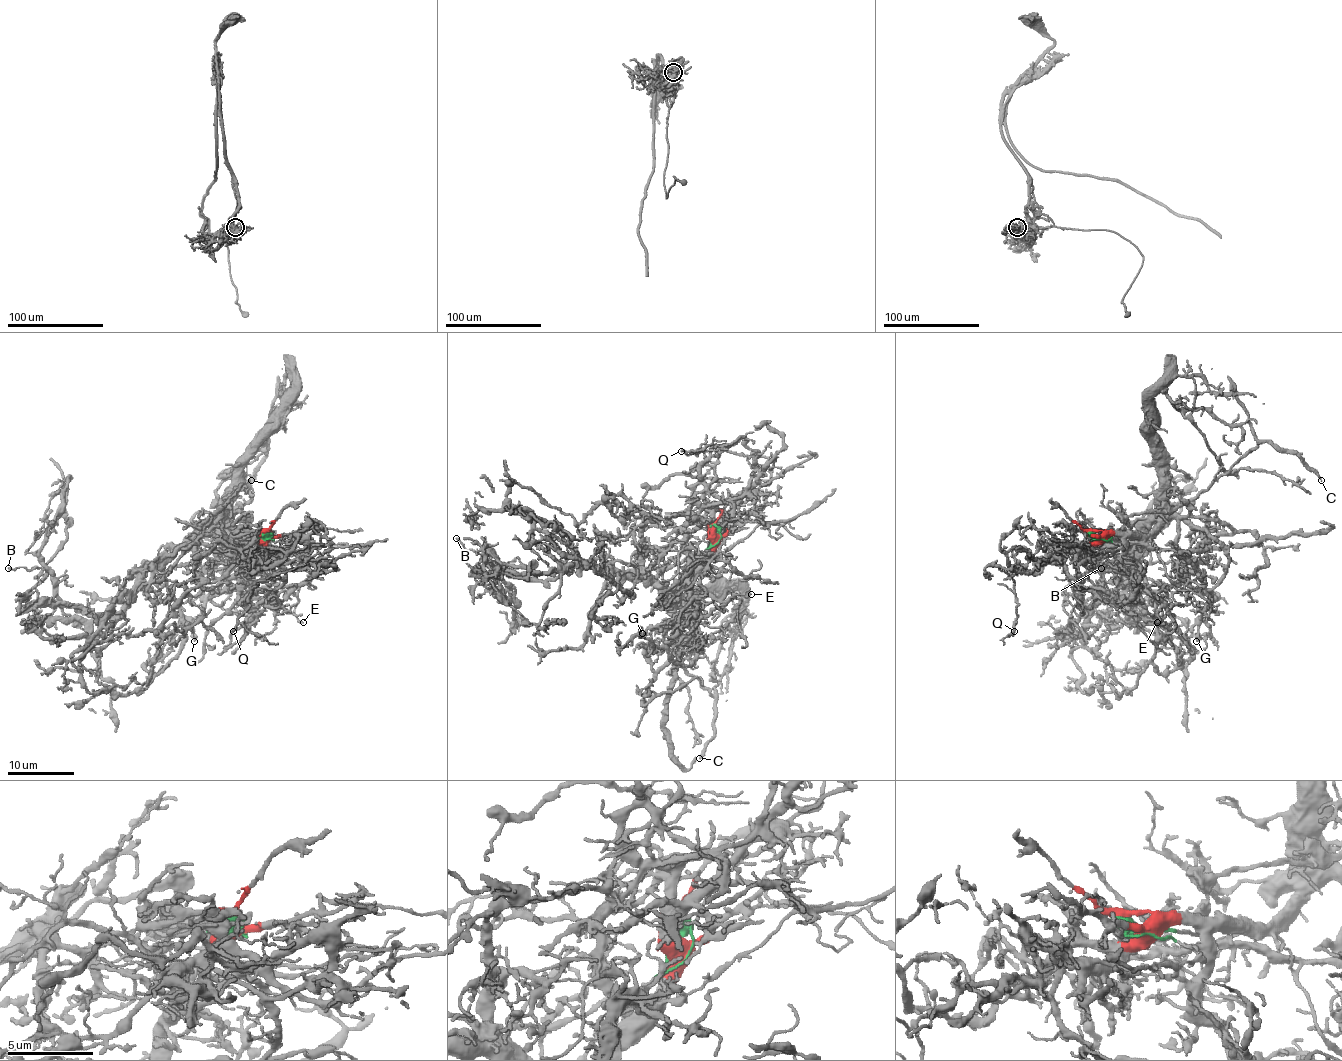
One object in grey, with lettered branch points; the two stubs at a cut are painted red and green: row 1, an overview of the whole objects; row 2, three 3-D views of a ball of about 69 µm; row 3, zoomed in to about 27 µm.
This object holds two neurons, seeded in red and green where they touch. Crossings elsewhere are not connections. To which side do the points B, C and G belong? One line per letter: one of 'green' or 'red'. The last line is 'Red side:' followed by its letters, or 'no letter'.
B: red
C: green
G: red
Red side: B, G

